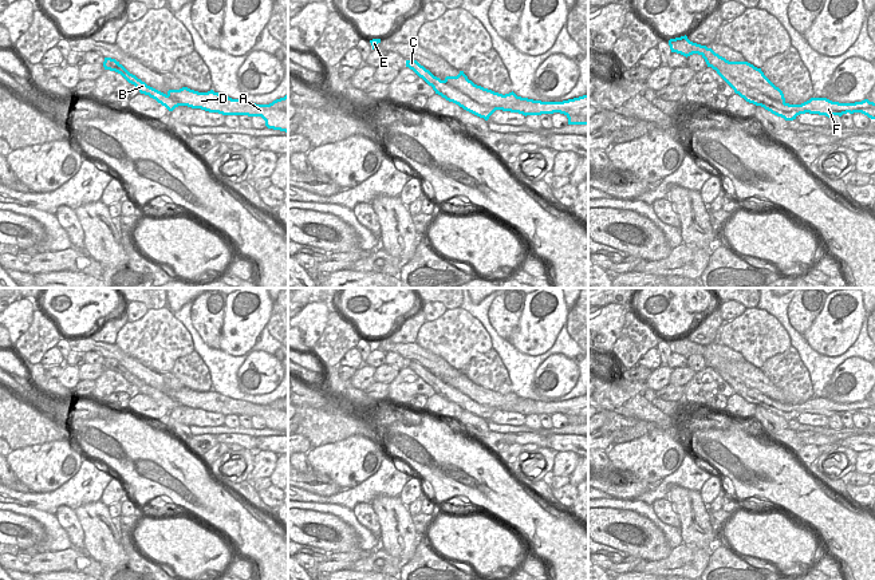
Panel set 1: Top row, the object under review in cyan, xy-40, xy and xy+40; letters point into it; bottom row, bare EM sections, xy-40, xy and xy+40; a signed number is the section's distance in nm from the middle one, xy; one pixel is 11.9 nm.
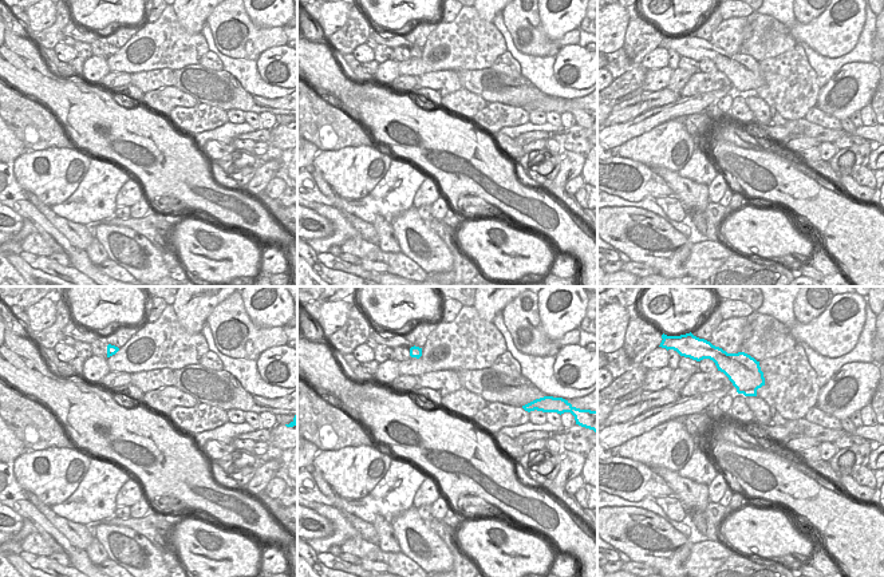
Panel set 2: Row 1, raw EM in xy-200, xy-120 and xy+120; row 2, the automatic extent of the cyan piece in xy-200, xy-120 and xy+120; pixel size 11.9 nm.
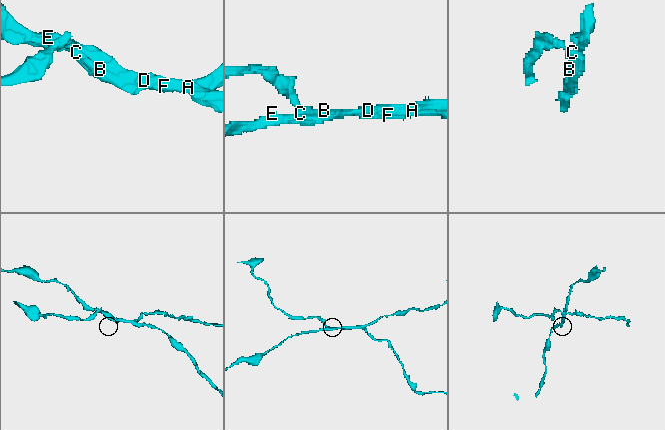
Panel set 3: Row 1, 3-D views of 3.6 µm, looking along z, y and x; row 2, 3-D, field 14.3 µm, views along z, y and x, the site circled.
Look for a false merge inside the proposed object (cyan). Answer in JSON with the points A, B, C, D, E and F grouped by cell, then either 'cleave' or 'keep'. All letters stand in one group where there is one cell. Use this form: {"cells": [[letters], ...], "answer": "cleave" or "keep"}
{"cells": [["A", "D", "E"], ["B", "C", "F"]], "answer": "cleave"}

